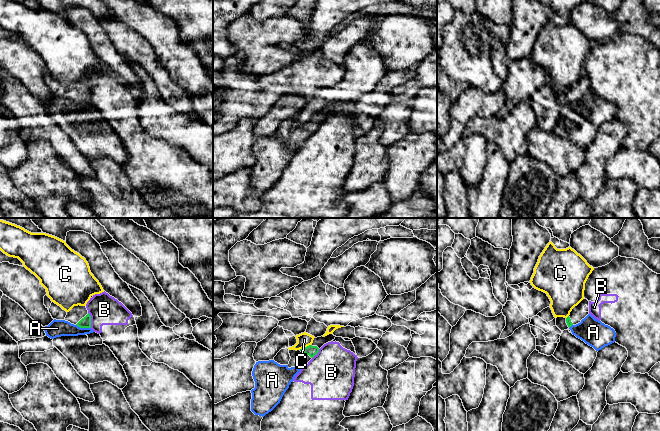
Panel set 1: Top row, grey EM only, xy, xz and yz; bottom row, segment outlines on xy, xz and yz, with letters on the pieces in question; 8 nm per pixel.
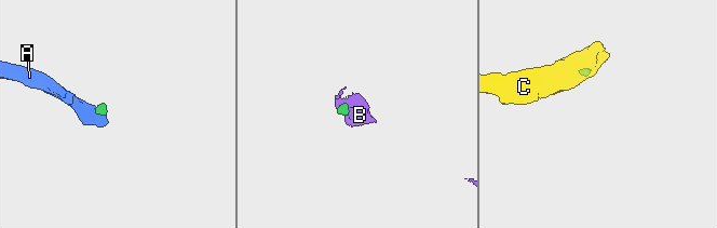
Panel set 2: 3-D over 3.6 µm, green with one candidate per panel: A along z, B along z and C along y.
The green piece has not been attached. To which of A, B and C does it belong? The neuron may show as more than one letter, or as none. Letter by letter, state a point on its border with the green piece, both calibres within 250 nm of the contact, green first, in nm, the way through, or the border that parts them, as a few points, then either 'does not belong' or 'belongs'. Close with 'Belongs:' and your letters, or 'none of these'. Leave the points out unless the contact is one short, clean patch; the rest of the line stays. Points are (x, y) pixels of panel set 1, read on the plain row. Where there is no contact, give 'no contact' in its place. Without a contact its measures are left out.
A: contact xy (83, 103); calibres 90 and 140 nm; border xy (76, 100), (82, 104), (90, 104); does not belong
B: contact xy (90, 96); calibres 90 and 240 nm; border xy (88, 88), (91, 103); does not belong
C: contact xz (305, 123); calibres 90 and 110 nm; border xz (310, 120), (299, 125); does not belong
Belongs: none of these

